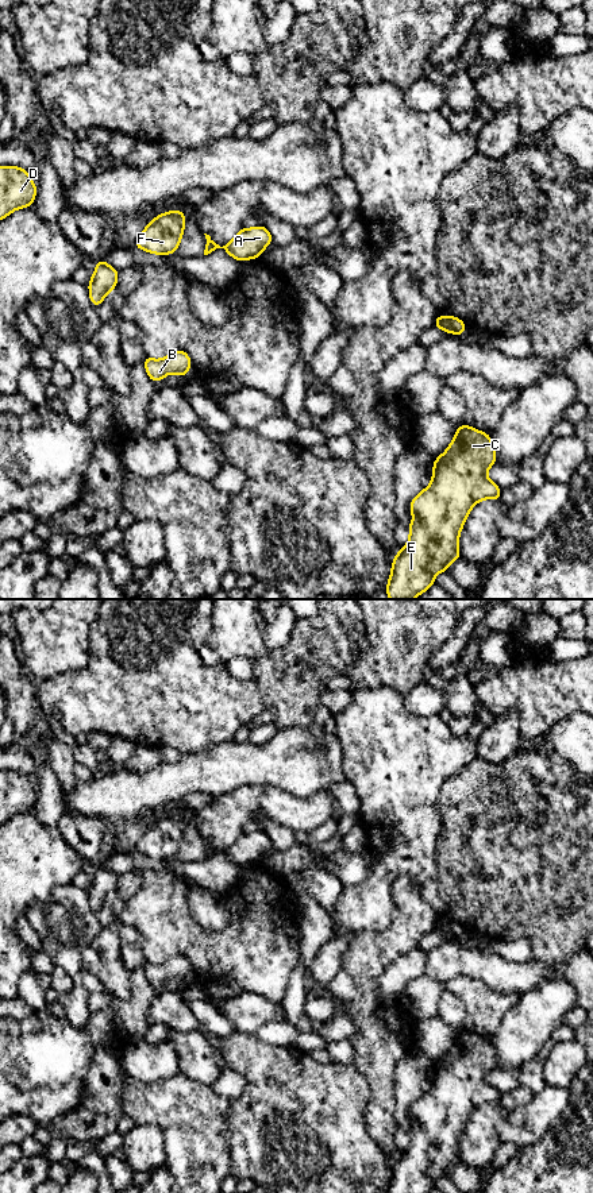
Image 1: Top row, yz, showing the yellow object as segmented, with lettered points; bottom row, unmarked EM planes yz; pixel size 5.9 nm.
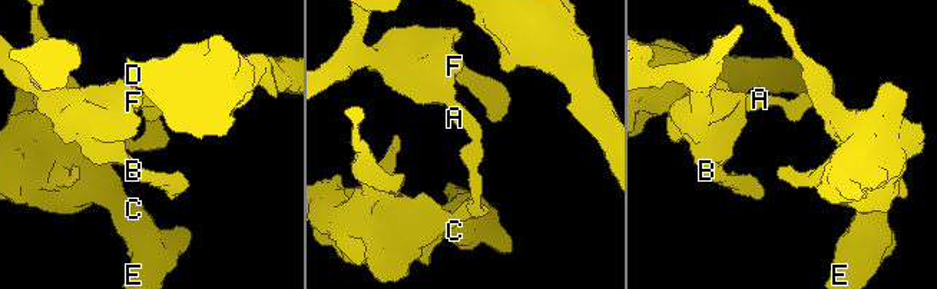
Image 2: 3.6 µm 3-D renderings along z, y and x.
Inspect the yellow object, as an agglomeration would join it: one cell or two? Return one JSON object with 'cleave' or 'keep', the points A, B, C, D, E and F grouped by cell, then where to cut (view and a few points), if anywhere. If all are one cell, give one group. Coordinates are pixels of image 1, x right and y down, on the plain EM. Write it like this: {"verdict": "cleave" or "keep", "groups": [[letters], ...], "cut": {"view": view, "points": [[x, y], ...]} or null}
{"verdict": "cleave", "groups": [["A", "B", "D", "F"], ["C", "E"]], "cut": {"view": "yz", "points": [[443, 921], [453, 937]]}}

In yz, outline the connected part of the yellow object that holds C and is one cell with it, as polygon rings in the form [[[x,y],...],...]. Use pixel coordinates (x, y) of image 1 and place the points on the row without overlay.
[[[467,1028],[458,1031],[448,1053],[434,1063],[431,1088],[411,1105],[409,1115],[413,1126],[408,1130],[409,1144],[393,1163],[389,1186],[385,1193],[430,1193],[435,1188],[436,1178],[447,1177],[450,1167],[462,1163],[459,1158],[459,1138],[470,1115],[482,1104],[500,1105],[501,1093],[486,1080],[496,1066],[496,1053],[488,1038],[477,1035]]]

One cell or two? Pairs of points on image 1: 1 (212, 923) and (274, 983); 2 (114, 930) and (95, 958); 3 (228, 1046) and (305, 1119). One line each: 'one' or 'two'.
1: two
2: one
3: one

